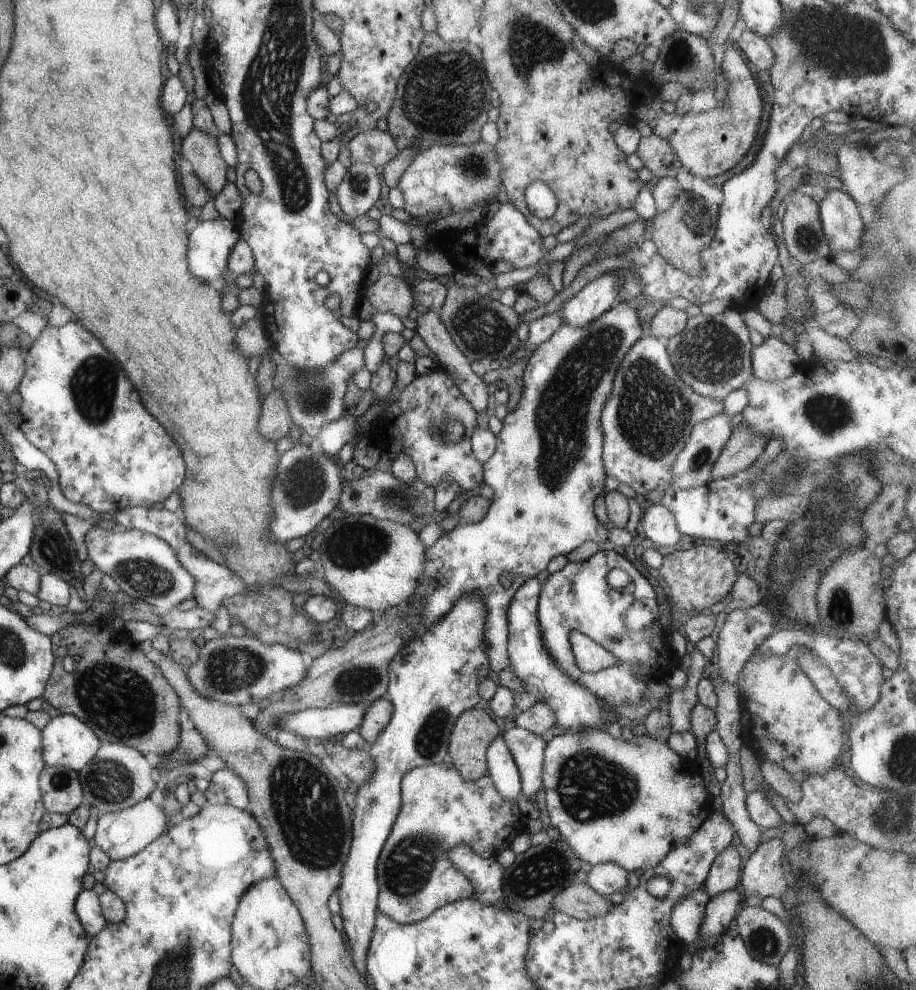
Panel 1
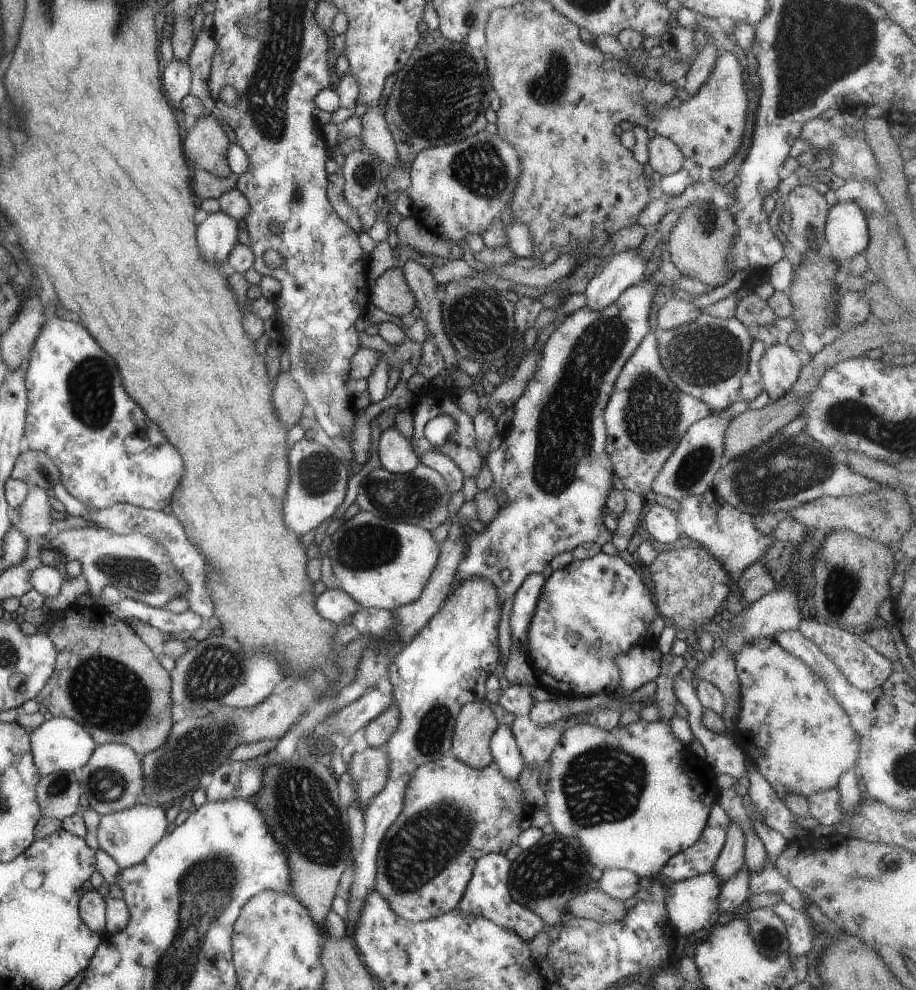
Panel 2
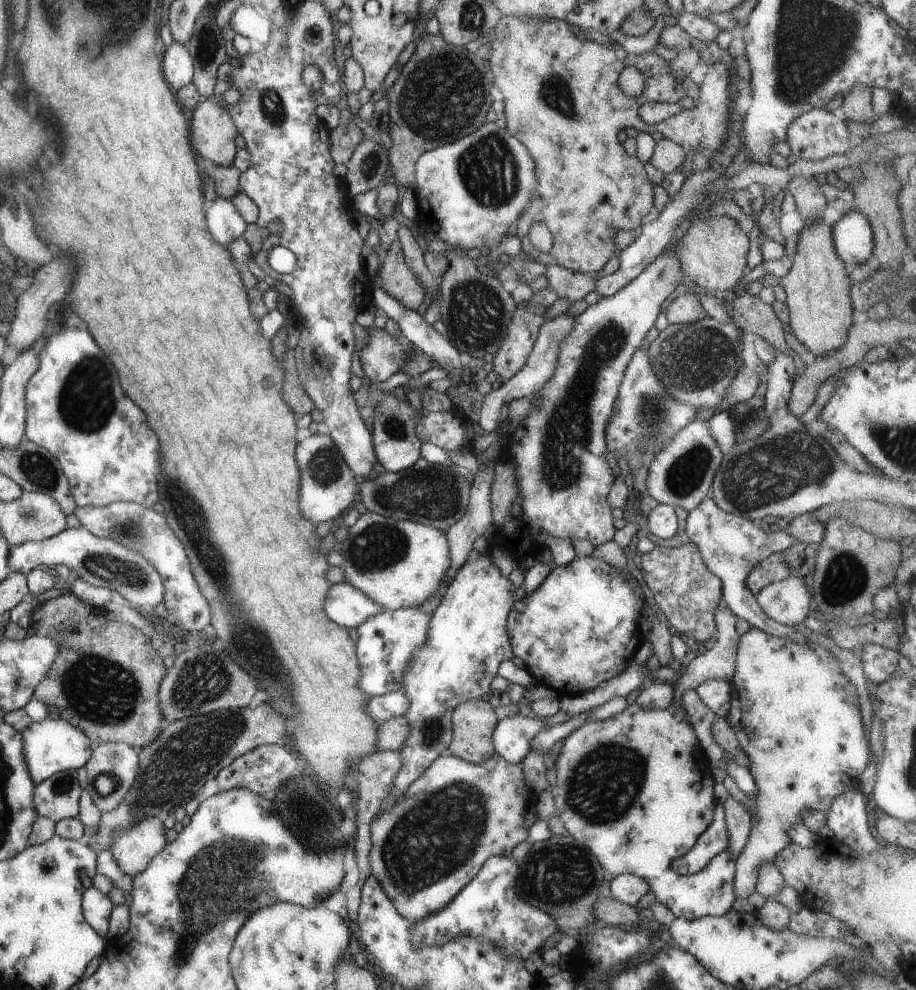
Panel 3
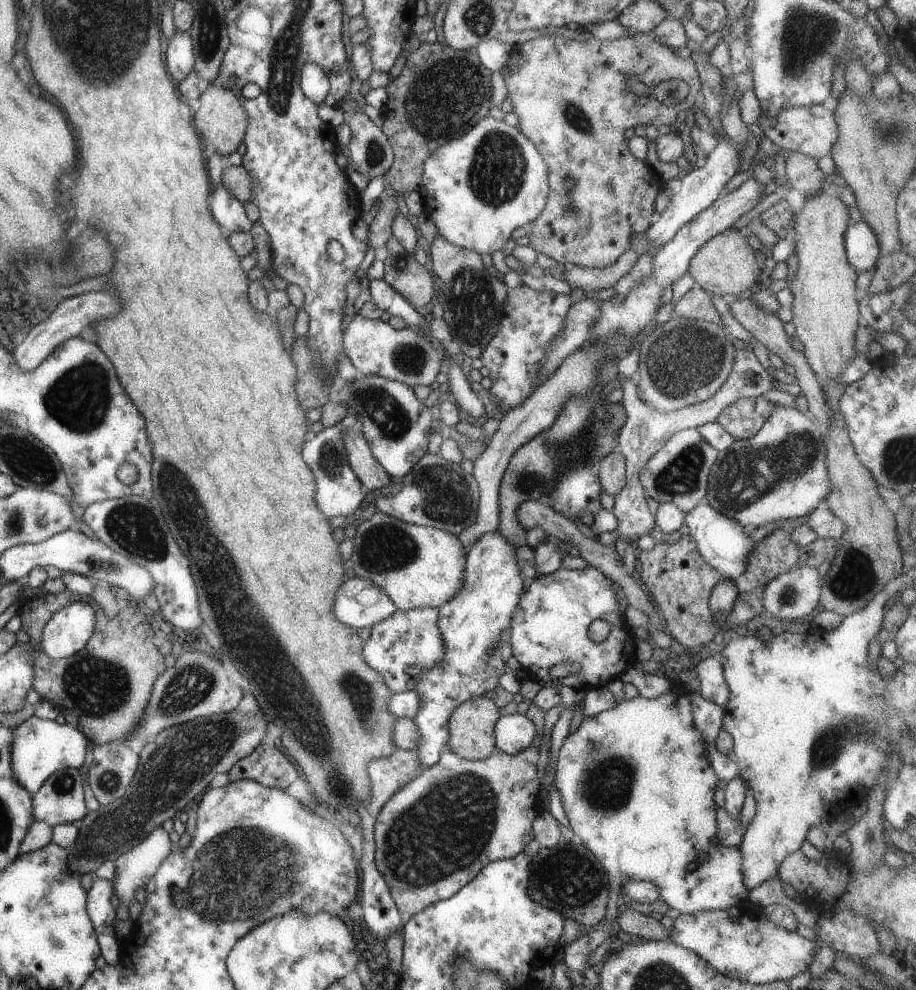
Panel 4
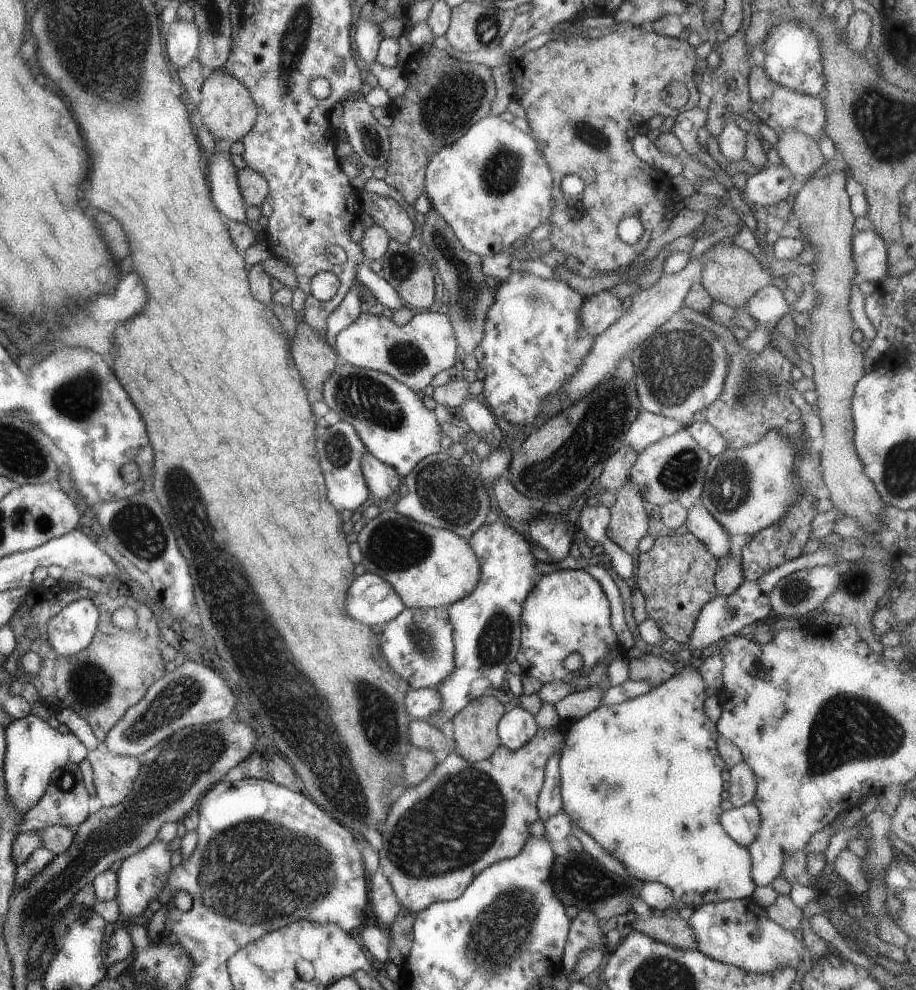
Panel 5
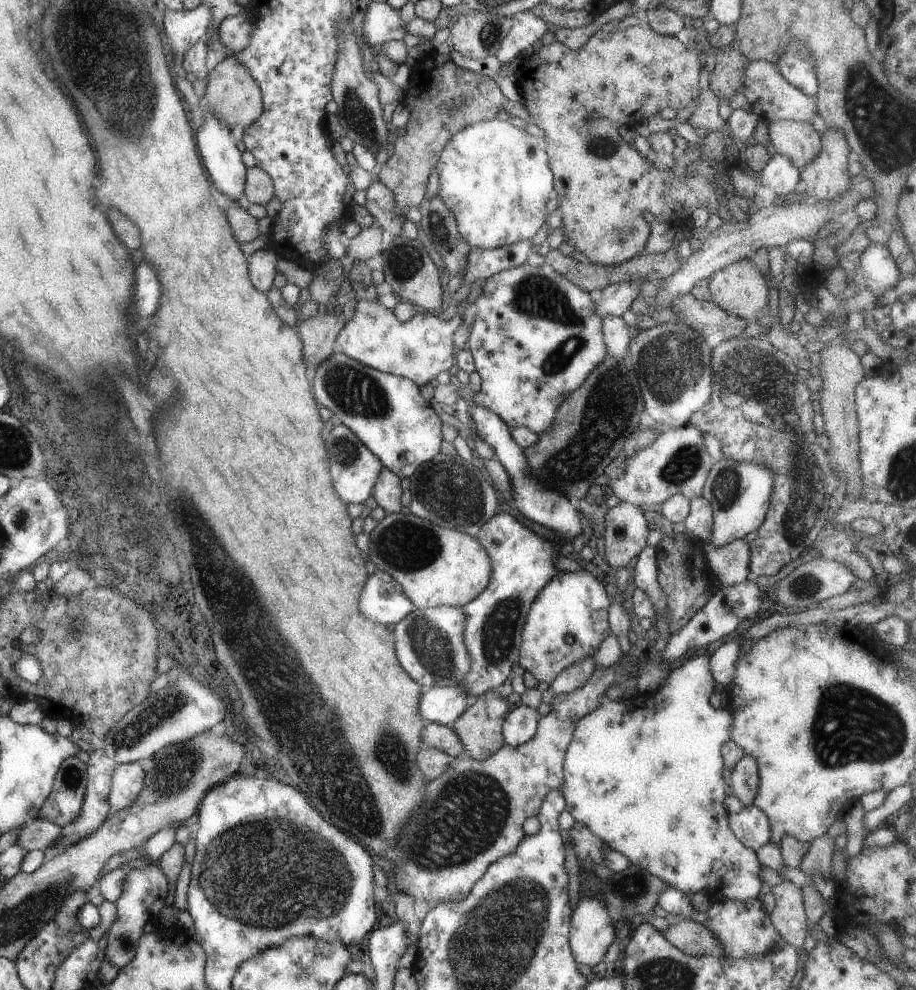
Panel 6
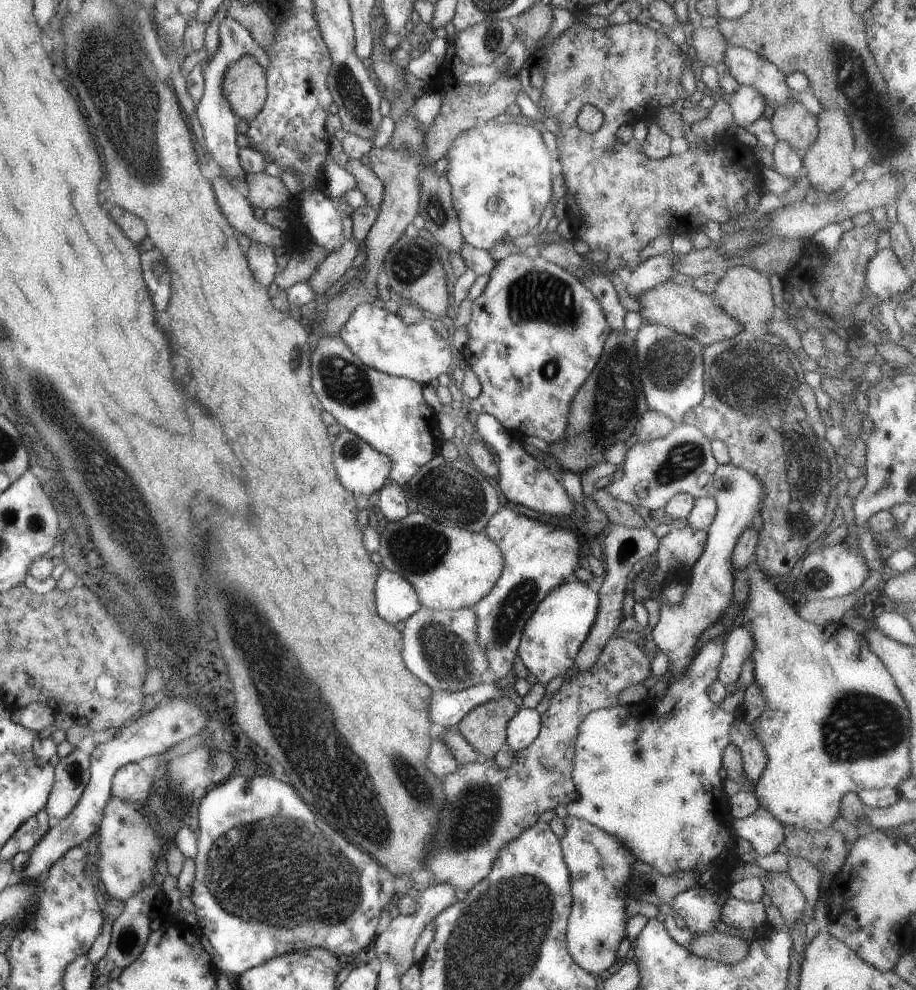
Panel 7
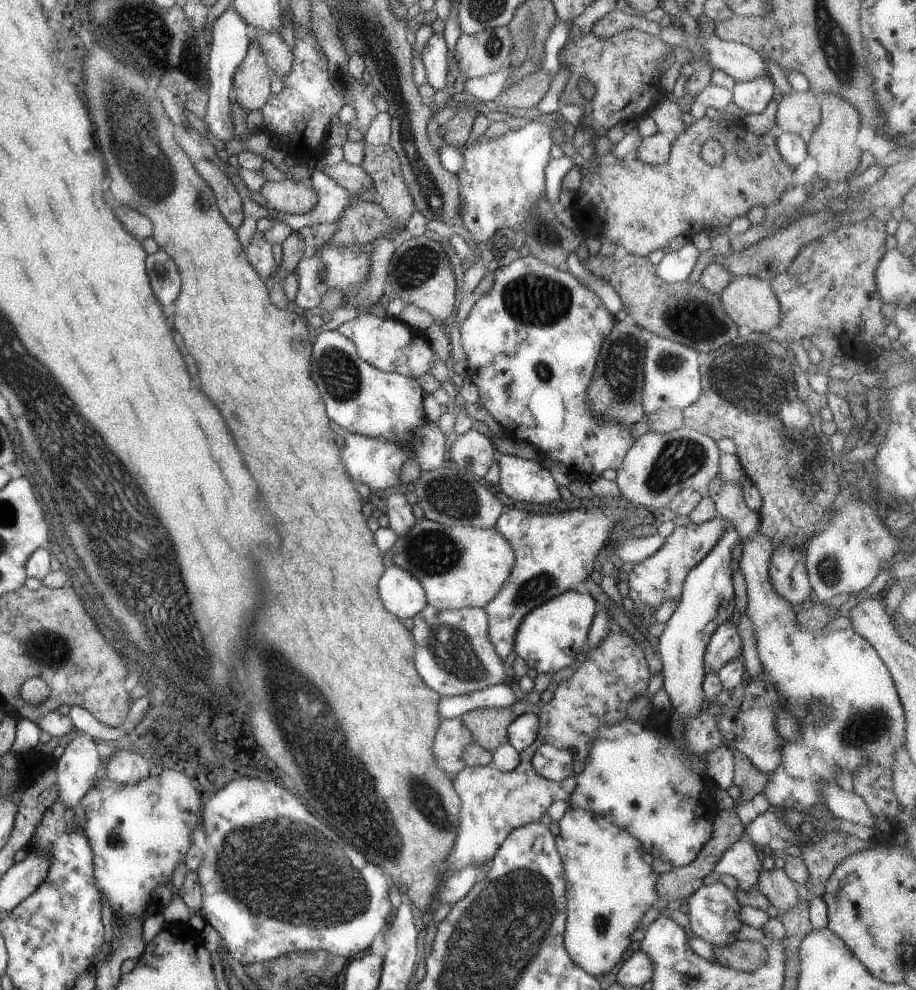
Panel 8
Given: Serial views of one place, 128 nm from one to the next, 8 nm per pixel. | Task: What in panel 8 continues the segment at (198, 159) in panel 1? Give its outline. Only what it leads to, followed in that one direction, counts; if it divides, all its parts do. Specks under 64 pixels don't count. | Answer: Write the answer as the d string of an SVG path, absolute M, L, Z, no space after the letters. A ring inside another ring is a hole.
M251 40L232 78L232 100L245 112L260 109L270 98L271 72L259 43Z

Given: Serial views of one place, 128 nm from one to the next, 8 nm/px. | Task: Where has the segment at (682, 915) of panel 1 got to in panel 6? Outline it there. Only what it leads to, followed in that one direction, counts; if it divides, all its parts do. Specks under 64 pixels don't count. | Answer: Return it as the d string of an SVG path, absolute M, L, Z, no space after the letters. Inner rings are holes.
M693 655L681 666L670 671L663 679L663 684L655 692L647 695L639 693L633 698L625 698L619 701L604 700L598 707L595 707L595 710L589 711L577 719L562 764L561 791L564 796L564 809L571 814L575 823L586 826L609 849L617 850L635 868L656 876L659 880L666 882L672 889L680 890L689 896L699 892L699 890L705 890L711 903L723 899L744 901L755 898L762 883L757 875L760 864L757 861L755 851L744 847L729 830L728 812L722 803L726 797L727 779L720 748L724 742L730 739L732 714L725 709L714 709L710 705L709 696L718 687L714 683L711 672L709 672L708 656Z

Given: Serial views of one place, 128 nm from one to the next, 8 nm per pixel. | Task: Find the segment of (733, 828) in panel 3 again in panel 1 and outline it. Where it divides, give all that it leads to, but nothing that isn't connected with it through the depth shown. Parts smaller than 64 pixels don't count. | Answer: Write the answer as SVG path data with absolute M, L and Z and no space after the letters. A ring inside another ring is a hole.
M730 843L712 862L707 870L702 887L709 898L717 896L727 890L738 888L739 873L741 873L743 863L735 843Z

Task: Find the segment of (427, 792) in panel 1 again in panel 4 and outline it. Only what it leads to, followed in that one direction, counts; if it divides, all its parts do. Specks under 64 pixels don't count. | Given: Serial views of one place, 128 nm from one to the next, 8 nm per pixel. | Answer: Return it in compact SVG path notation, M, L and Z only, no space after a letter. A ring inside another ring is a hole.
M529 745L517 754L510 755L497 749L484 759L468 761L452 753L450 750L441 752L437 762L421 769L418 775L409 780L398 791L395 791L380 808L374 819L374 865L377 872L383 877L391 898L404 918L420 913L426 906L432 905L441 899L454 895L462 886L465 886L487 863L497 859L510 859L523 851L523 846L533 839L531 833L533 819L540 811L538 795L539 778L537 777L538 747Z

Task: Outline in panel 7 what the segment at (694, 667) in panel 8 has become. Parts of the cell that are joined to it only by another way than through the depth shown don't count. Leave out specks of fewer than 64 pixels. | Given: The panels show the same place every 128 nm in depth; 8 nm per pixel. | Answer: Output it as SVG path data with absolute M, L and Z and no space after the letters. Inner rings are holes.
M730 462L717 465L713 473L711 491L716 502L716 513L706 528L707 538L703 552L689 568L688 585L681 597L682 601L673 606L667 606L662 602L659 606L658 621L652 628L651 636L655 646L668 658L670 672L668 683L672 683L683 674L694 657L693 649L699 640L699 635L707 626L717 622L724 608L732 600L731 583L734 579L730 561L732 550L737 537L747 525L751 524L753 514L760 509L762 492L762 484L755 475Z

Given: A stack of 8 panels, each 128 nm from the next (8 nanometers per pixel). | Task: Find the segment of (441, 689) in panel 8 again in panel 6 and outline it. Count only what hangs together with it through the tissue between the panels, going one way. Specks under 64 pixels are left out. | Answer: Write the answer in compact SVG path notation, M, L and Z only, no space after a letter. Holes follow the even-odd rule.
M417 607L396 622L391 632L396 660L404 672L423 690L429 687L459 685L470 667L467 649L462 639L463 629L464 614L461 607Z

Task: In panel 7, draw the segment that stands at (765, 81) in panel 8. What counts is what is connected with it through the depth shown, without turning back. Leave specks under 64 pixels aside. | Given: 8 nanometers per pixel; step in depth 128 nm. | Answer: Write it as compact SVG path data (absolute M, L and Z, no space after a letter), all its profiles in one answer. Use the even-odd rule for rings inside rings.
M739 85L730 93L727 103L736 126L744 128L762 116L764 98L751 85Z

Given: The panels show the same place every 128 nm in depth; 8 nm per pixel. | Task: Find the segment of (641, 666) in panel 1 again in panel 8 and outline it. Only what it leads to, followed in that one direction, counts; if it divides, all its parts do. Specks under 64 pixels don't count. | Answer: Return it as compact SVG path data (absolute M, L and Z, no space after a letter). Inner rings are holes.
M582 589L565 591L531 609L517 625L513 637L513 652L537 673L551 676L560 668L581 658L586 634L596 613L597 602Z

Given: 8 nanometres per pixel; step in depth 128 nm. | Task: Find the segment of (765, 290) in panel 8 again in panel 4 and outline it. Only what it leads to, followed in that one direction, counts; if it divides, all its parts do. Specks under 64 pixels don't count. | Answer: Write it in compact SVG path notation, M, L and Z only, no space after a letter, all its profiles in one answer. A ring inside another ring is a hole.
M733 226L705 240L691 258L687 272L707 295L719 297L741 294L765 274L765 270L756 264L755 253L747 243L747 238L741 236Z

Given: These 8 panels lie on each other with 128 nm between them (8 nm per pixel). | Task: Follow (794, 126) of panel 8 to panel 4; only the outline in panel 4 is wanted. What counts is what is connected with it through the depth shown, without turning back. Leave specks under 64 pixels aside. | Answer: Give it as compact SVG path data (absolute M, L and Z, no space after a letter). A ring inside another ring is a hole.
M797 150L787 151L784 157L786 180L804 198L813 196L823 185L823 175L817 161Z

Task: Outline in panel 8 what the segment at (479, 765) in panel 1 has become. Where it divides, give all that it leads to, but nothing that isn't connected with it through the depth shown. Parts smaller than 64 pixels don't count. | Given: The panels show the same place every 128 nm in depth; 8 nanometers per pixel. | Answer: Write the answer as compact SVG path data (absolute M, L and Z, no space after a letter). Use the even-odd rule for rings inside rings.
M531 689L521 700L507 708L481 707L464 712L460 719L470 730L475 744L485 750L495 751L497 746L508 742L506 730L520 714L529 712L531 706L539 702L539 694Z

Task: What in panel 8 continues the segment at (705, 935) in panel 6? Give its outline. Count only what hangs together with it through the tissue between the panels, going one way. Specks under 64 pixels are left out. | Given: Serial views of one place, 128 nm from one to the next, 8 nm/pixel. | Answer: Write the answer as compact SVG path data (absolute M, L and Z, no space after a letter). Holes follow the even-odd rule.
M766 940L736 941L722 947L712 947L717 964L736 971L751 973L766 961Z

